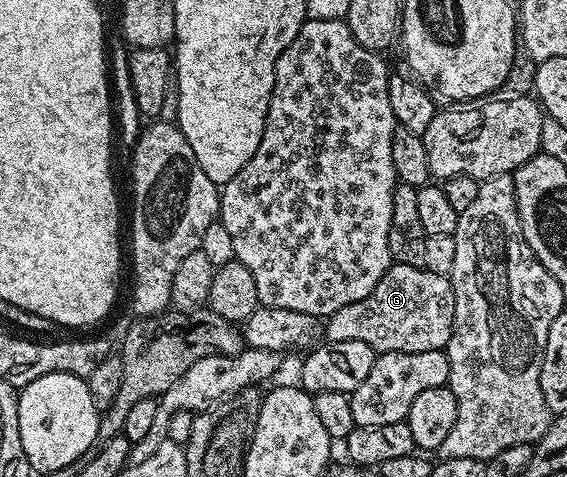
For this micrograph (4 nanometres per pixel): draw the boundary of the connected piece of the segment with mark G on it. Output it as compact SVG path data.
M392 263L391 267L373 286L373 290L363 300L349 306L341 306L333 315L326 317L325 336L330 342L365 342L376 354L381 352L404 352L417 354L425 350L446 349L453 334L453 286L450 279L441 274L433 274L428 268L405 266Z

